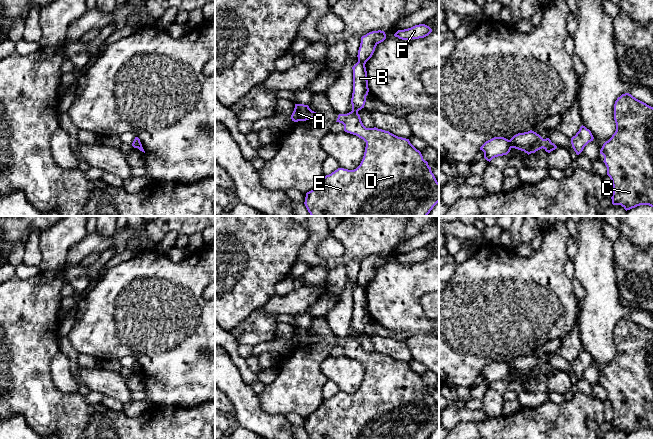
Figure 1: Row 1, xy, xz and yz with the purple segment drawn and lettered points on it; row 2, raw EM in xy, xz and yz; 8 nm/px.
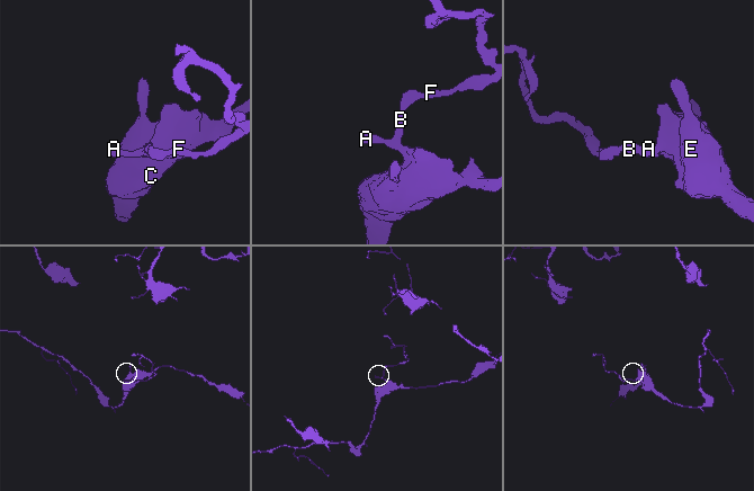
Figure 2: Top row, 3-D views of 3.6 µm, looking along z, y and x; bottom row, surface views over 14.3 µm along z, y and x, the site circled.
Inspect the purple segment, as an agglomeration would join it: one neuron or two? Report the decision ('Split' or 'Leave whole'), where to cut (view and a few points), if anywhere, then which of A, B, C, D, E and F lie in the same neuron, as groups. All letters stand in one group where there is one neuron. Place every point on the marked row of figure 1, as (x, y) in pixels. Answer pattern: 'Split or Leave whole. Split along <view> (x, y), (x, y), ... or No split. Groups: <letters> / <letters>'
Split. Split along yz (508, 140), (511, 147). Groups: A B C D E / F

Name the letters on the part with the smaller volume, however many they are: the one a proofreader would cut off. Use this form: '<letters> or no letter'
F

